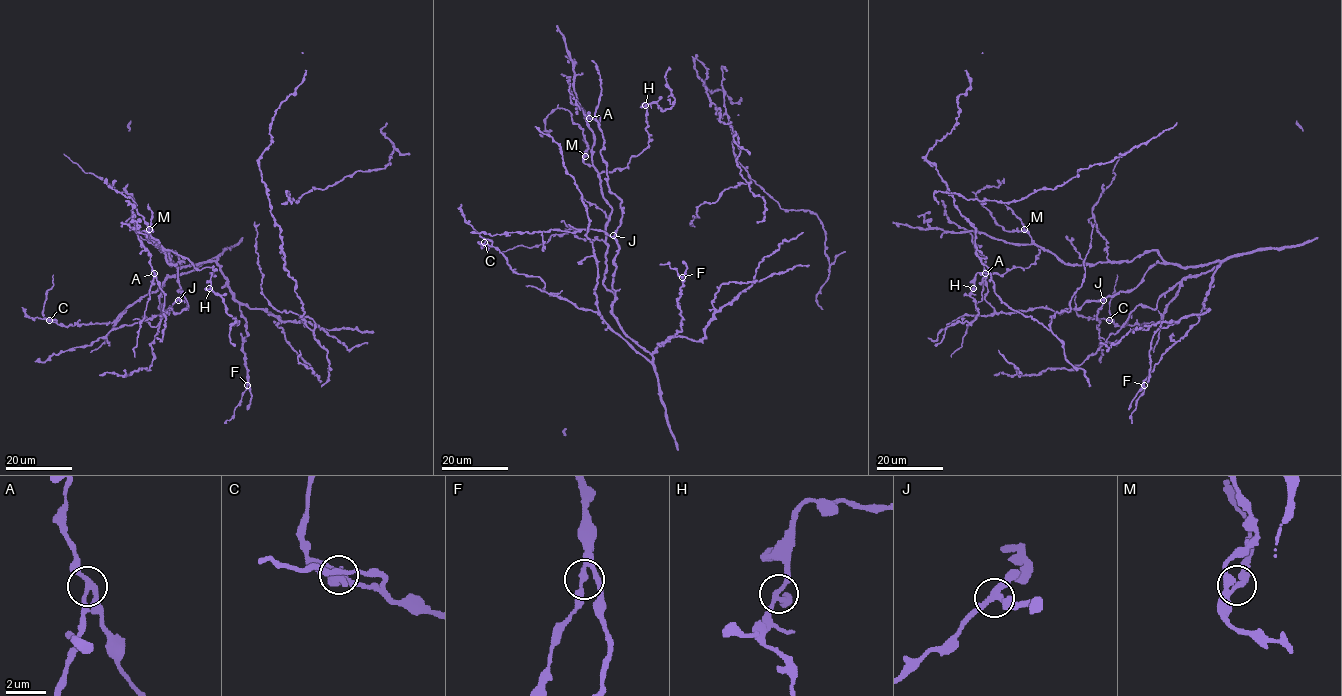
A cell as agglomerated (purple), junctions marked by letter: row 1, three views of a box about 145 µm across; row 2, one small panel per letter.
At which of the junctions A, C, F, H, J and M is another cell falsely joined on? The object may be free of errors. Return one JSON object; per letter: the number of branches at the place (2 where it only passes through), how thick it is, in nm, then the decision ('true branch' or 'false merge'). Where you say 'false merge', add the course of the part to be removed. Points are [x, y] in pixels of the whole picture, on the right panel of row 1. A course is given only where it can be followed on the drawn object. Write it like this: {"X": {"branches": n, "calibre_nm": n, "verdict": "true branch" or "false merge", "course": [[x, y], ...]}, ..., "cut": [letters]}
{"A": {"branches": 3, "calibre_nm": 240, "verdict": "false merge", "course": [[985, 273], [982, 300], [976, 305], [977, 316], [968, 326], [962, 345], [951, 357]]}, "C": {"branches": 3, "calibre_nm": 320, "verdict": "true branch"}, "F": {"branches": 3, "calibre_nm": 220, "verdict": "true branch"}, "H": {"branches": 3, "calibre_nm": 200, "verdict": "true branch"}, "J": {"branches": 3, "calibre_nm": 240, "verdict": "true branch"}, "M": {"branches": 3, "calibre_nm": 200, "verdict": "true branch"}, "cut": ["A"]}

